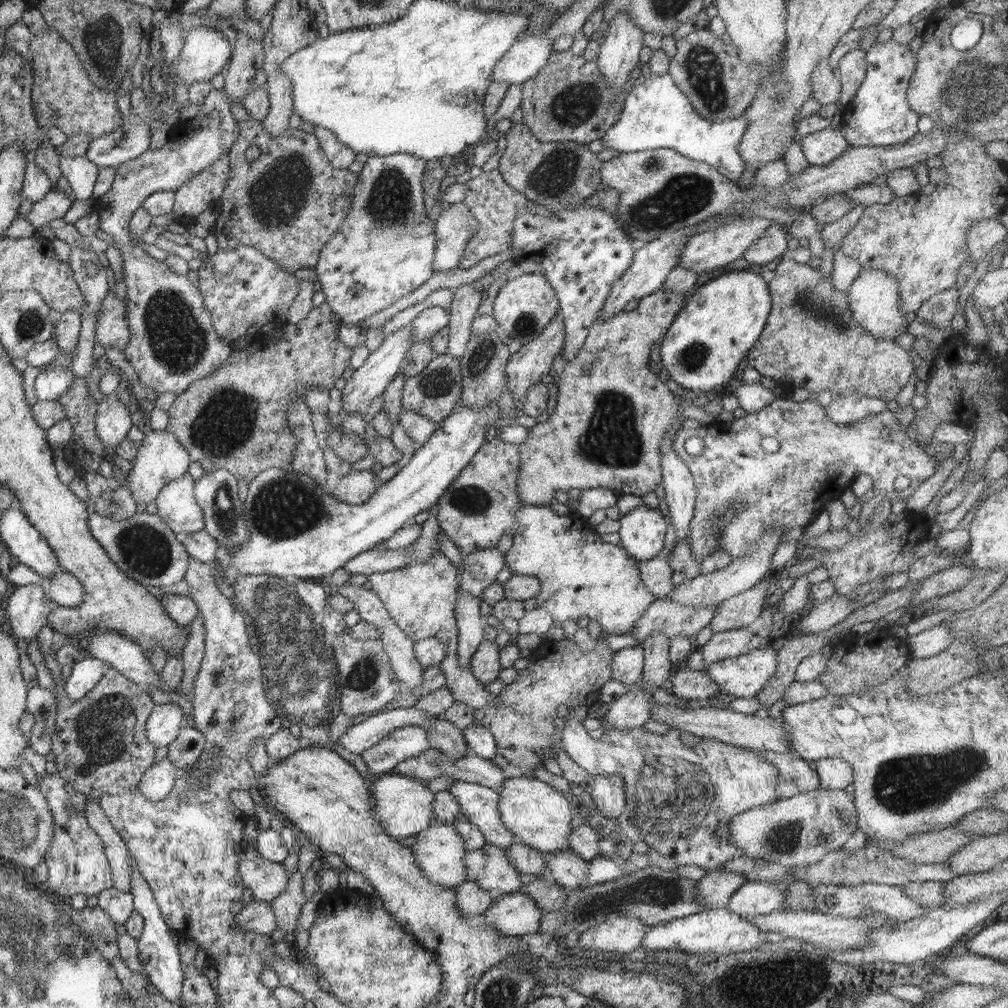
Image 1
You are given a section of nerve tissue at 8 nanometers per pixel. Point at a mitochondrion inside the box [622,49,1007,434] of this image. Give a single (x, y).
(965, 89)

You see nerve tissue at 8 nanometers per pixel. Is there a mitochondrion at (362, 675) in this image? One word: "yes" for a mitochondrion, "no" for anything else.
yes

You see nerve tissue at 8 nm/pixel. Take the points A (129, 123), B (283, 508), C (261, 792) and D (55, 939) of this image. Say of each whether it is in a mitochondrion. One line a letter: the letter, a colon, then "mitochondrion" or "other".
A: other
B: mitochondrion
C: other
D: mitochondrion

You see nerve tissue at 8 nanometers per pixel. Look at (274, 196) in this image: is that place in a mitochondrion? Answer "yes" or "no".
yes

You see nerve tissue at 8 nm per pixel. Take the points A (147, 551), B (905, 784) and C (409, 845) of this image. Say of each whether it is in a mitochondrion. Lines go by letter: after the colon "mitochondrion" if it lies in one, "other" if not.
A: mitochondrion
B: mitochondrion
C: other

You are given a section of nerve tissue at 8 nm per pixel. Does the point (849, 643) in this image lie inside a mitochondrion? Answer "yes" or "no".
no

